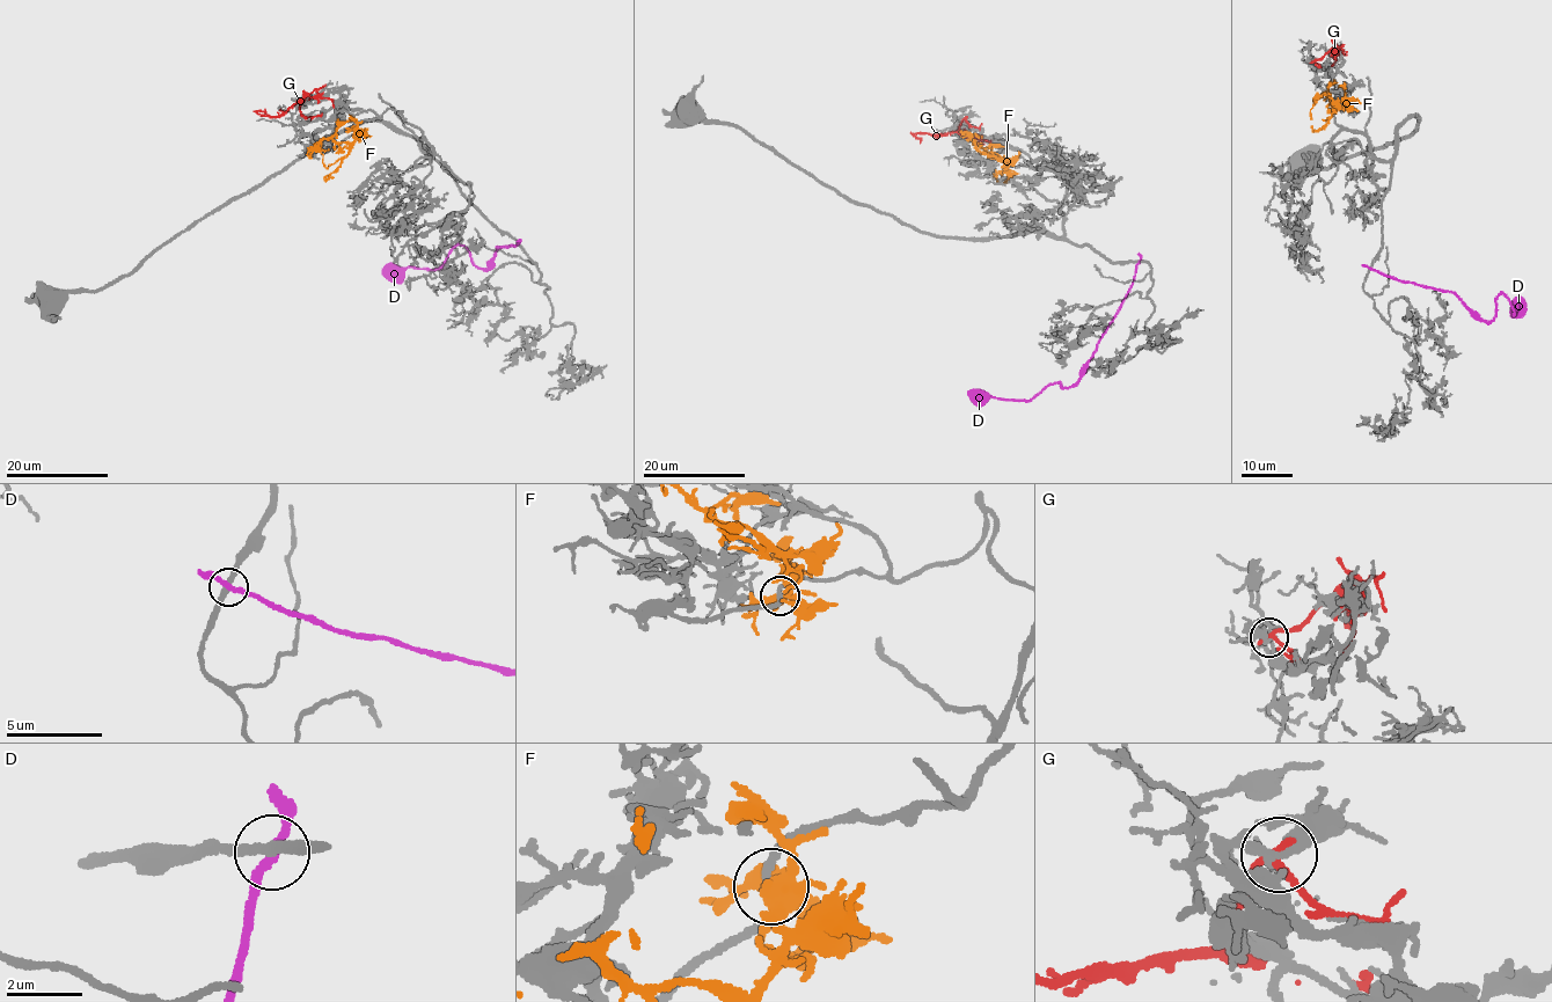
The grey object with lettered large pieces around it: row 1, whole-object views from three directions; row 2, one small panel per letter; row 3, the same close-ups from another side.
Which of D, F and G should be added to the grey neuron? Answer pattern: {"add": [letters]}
{"add": ["F"]}

